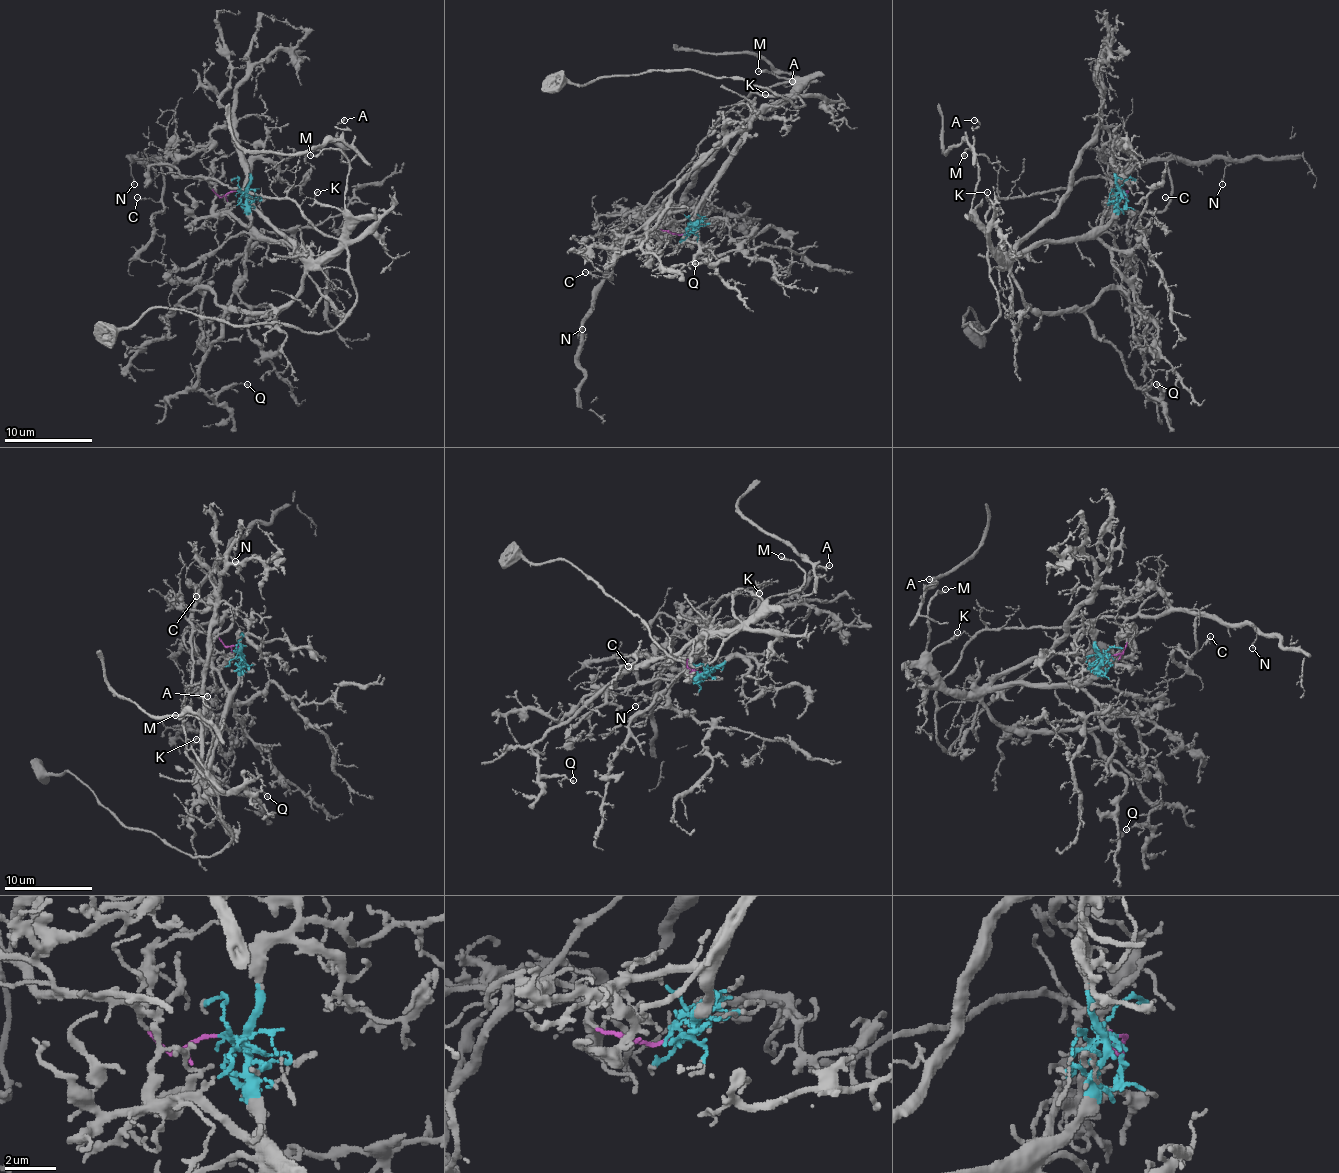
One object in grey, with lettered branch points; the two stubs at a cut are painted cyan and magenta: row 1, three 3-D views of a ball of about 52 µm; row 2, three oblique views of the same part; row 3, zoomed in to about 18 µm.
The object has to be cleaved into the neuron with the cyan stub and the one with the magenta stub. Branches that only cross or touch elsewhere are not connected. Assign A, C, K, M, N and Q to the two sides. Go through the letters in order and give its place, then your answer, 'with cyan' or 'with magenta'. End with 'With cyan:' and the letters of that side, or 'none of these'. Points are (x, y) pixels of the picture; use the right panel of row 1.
A: (974, 120) | with cyan
C: (1165, 197) | with magenta
K: (987, 192) | with magenta
M: (964, 155) | with cyan
N: (1222, 184) | with magenta
Q: (1156, 384) | with cyan
With cyan: A, M, Q

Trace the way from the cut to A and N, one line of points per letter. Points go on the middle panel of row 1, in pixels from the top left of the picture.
A: (684, 232), (744, 127), (787, 96), (792, 79), (796, 85), (772, 68), (790, 74), (785, 85), (792, 81)
N: (684, 232), (667, 232), (654, 217), (638, 212), (608, 258), (606, 280), (581, 328)

